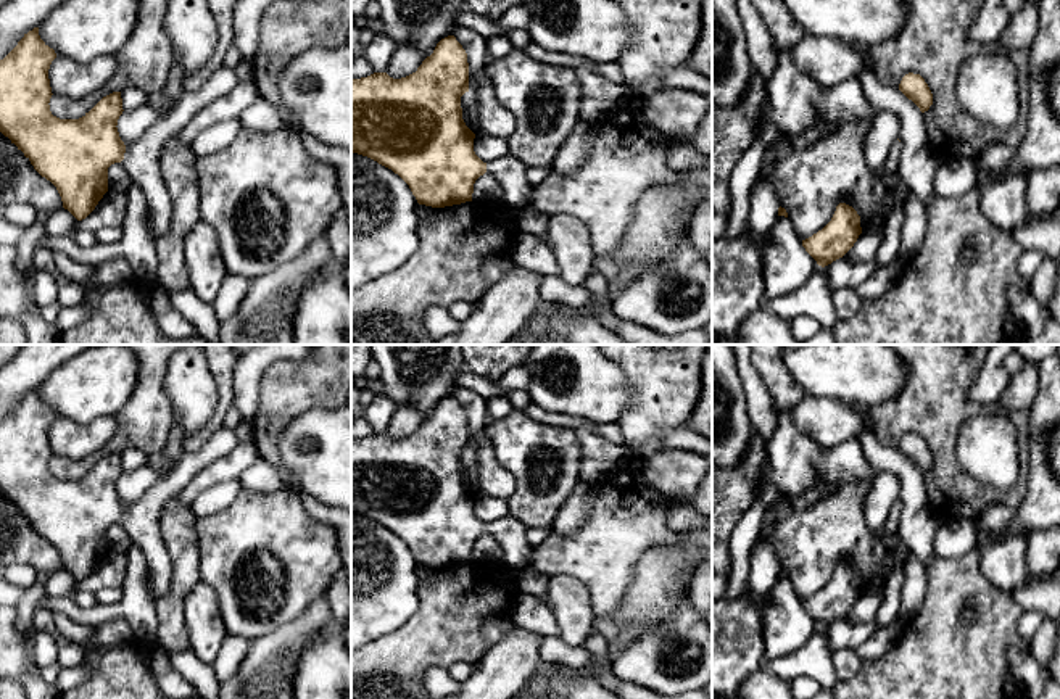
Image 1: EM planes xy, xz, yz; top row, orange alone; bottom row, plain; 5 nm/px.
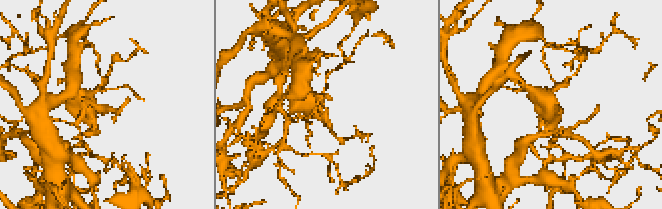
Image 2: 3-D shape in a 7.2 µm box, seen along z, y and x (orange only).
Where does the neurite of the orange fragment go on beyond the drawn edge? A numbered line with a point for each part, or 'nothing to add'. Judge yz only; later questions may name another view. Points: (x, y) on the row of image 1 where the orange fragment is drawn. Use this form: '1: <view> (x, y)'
nothing to add

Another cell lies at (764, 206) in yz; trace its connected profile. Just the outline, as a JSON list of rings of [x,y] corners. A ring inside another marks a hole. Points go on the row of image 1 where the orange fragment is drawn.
[[[772,171],[757,177],[749,195],[747,232],[756,240],[764,240],[778,217],[778,198],[773,190]]]

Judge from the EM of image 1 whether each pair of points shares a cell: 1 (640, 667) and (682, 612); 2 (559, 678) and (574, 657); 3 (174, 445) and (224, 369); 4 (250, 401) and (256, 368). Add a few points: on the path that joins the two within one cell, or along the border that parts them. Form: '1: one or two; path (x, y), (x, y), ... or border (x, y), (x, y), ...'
1: one; path (653, 654), (661, 646), (661, 638), (674, 625)
2: two; border (542, 661), (561, 665)
3: two; border (186, 438), (184, 451)
4: one; path (250, 393), (250, 376)

